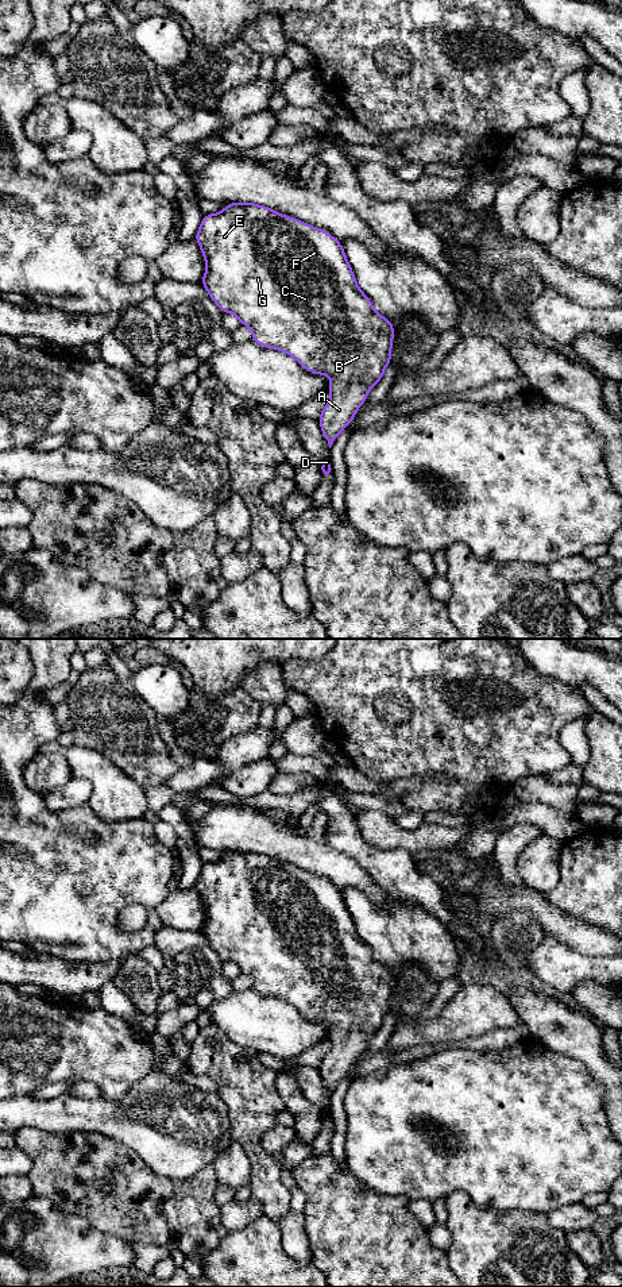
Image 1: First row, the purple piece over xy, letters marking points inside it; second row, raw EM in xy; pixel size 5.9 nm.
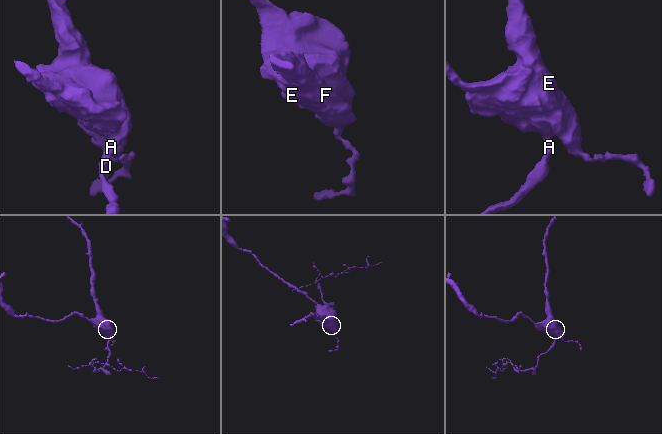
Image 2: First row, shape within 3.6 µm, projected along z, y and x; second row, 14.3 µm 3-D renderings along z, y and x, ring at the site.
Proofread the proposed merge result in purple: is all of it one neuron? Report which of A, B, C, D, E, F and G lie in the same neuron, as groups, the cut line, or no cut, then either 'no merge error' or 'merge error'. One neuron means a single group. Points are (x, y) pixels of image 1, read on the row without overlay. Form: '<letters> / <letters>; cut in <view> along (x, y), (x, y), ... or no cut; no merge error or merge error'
A B C D E F G; no cut; no merge error

